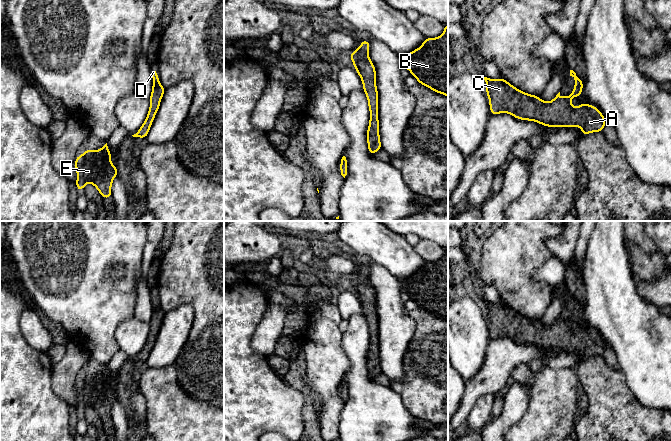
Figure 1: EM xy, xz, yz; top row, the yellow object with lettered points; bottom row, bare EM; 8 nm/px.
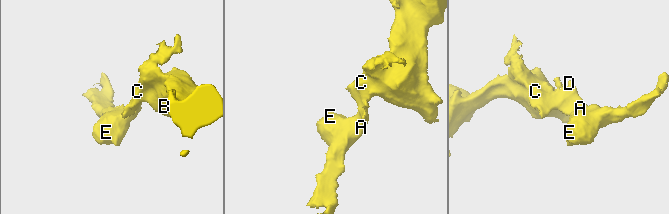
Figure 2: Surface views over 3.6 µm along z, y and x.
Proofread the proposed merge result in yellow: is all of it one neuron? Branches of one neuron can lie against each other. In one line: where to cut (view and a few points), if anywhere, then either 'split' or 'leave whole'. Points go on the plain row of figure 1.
no cut | leave whole

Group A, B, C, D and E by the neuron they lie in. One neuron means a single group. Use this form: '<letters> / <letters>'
A B C D E

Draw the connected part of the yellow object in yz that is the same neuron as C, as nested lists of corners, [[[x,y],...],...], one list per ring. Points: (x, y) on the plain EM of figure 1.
[[[570,294],[570,300],[575,304],[571,318],[561,321],[559,316],[552,325],[546,326],[537,319],[517,313],[501,301],[494,304],[482,299],[486,306],[490,337],[508,337],[517,343],[535,345],[547,351],[580,351],[582,360],[602,356],[606,343],[597,331],[585,327],[576,332],[571,329],[572,322],[582,318],[583,305],[573,294]]]

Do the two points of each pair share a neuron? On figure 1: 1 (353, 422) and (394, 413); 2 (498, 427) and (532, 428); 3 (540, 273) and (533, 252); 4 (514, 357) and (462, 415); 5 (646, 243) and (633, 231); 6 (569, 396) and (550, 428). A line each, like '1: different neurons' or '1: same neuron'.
1: same neuron
2: different neurons
3: different neurons
4: same neuron
5: same neuron
6: same neuron

